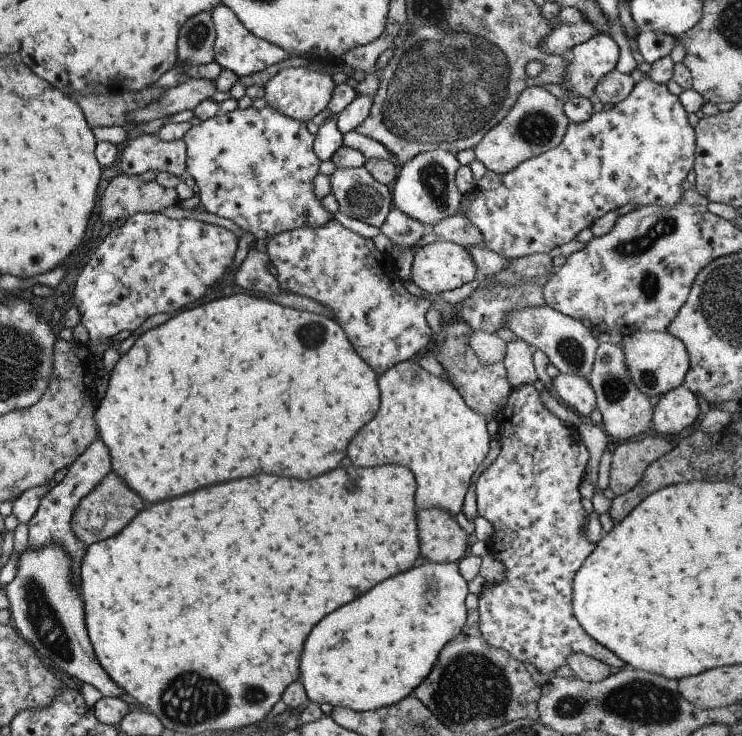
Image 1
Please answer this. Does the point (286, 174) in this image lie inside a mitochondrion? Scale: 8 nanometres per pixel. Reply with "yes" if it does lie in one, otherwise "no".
no

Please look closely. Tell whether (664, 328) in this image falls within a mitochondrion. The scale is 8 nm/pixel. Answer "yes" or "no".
no

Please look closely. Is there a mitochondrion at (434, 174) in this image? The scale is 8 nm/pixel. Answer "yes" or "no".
yes

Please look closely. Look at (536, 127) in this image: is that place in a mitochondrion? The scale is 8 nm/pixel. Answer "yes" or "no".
yes

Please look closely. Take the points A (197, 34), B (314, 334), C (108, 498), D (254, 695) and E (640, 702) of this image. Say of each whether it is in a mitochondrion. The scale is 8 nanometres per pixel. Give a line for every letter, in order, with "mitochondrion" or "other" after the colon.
A: mitochondrion
B: mitochondrion
C: mitochondrion
D: mitochondrion
E: mitochondrion

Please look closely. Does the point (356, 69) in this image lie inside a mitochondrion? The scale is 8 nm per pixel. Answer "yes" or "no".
no

